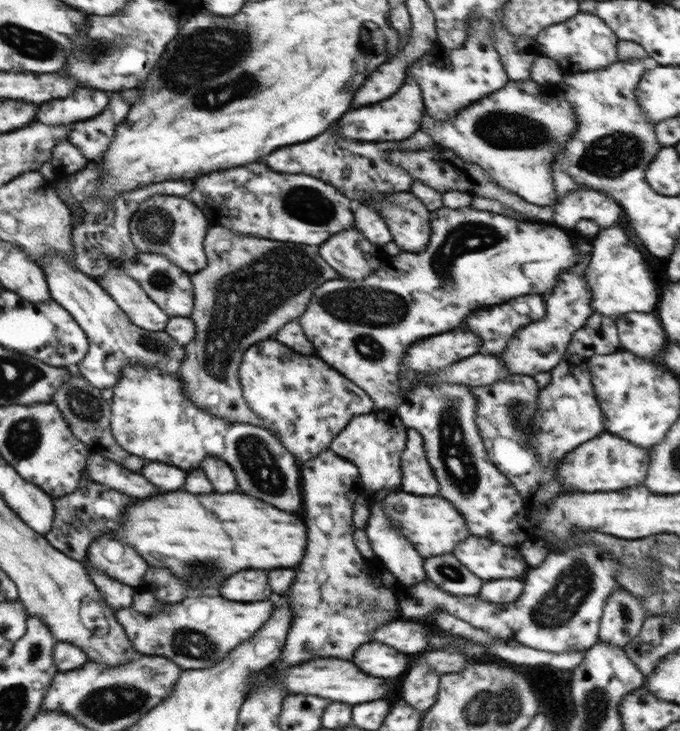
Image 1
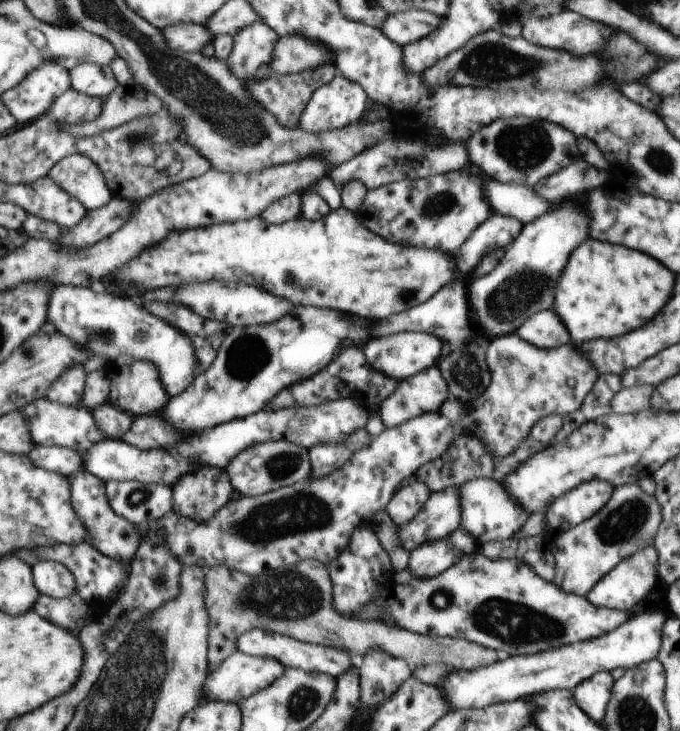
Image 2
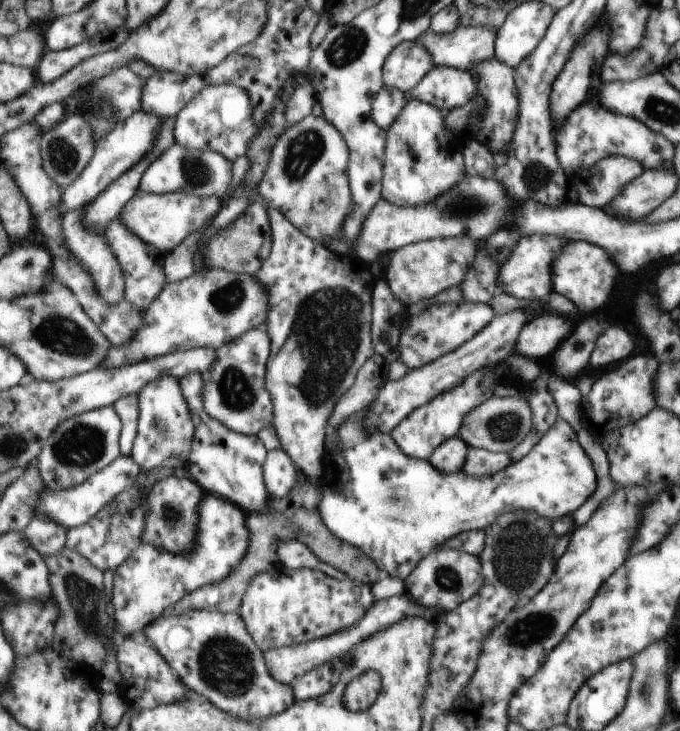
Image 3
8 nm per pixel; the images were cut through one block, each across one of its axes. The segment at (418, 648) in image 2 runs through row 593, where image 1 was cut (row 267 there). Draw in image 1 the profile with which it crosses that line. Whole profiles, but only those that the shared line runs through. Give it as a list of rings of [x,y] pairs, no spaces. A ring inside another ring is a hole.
[[[223,225],[209,228],[203,243],[203,250],[208,256],[208,265],[197,273],[189,275],[193,304],[188,318],[195,328],[195,334],[191,342],[184,345],[185,360],[181,361],[179,368],[185,397],[191,399],[199,409],[207,409],[215,417],[227,419],[232,423],[263,426],[263,419],[257,417],[257,413],[245,402],[240,387],[238,368],[241,353],[254,342],[265,340],[269,335],[273,336],[287,322],[299,318],[307,308],[312,293],[320,284],[336,277],[332,266],[320,258],[317,248],[319,246],[263,240],[255,235],[241,236],[237,232],[223,228]]]

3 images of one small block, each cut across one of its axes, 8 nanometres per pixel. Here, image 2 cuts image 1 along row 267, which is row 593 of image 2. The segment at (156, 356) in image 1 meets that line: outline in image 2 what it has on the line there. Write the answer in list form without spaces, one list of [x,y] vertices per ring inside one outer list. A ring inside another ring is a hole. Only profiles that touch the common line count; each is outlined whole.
[[[57,561],[37,562],[33,568],[36,586],[43,595],[55,598],[69,598],[79,593],[80,584],[76,575],[65,564]]]

